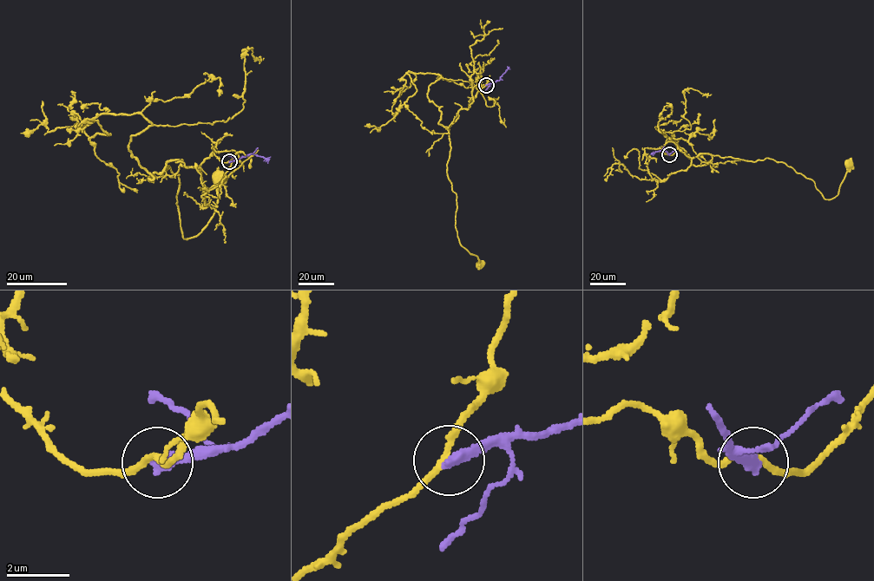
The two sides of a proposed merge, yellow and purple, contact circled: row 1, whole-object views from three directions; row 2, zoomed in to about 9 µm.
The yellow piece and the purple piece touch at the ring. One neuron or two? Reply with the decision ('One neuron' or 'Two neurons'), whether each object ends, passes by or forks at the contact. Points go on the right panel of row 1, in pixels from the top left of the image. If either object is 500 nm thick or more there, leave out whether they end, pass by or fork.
Two neurons. At the ring yellow passes by. At the ring purple ends

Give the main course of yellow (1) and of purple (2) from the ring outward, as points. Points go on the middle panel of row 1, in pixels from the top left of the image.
1: (485, 85), (449, 127), (447, 165), (456, 193), (456, 235), (480, 266)
2: (486, 85), (498, 81), (507, 67)

